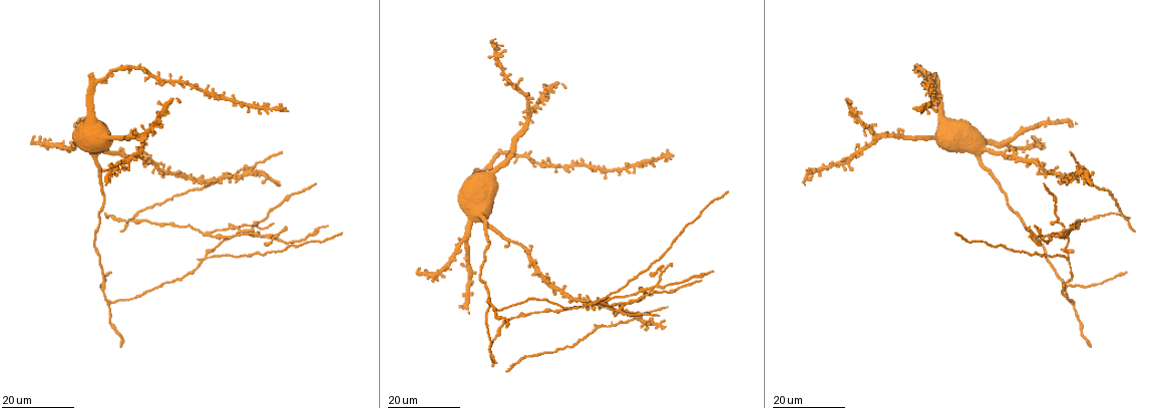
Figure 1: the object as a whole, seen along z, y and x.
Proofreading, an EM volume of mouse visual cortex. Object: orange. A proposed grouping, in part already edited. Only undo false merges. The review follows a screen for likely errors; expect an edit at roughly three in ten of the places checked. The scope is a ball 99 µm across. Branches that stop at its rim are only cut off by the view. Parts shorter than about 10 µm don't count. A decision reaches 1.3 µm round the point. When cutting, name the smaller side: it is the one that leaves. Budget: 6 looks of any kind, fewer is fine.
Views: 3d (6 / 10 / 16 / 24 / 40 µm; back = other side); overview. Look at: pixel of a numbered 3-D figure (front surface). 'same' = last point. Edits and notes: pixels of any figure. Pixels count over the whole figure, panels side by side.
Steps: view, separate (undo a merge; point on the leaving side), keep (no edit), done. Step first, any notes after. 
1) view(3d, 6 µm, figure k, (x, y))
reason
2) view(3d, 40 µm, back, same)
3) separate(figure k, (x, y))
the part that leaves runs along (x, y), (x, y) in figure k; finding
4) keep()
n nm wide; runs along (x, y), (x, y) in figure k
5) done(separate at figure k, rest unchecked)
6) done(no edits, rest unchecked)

view(3d, 24 µm, figure 1, (103, 285))

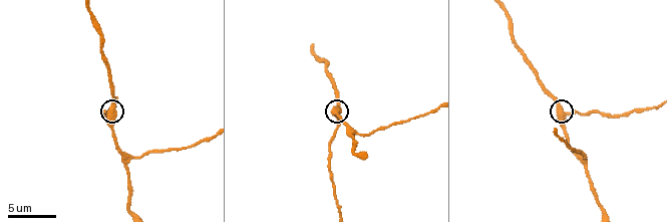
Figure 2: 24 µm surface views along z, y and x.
view(3d, 10 µm, figure 2, (567, 114))

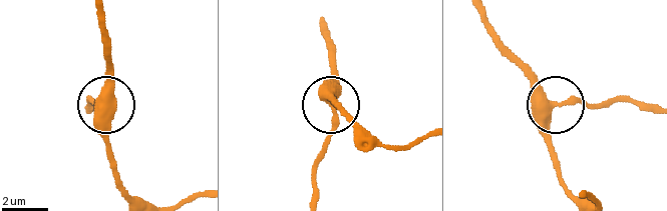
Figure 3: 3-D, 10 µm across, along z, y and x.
keep()
runs along (320, 19), (333, 67), (333, 130), (324, 157) in figure 3; continuous, no second neuron

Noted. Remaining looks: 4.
view(3d, 24 µm, figure 1, (626, 302))
four or more arms meet

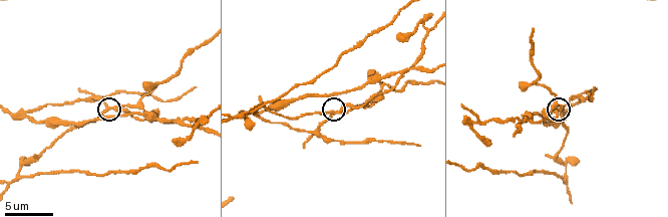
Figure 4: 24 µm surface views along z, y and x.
view(3d, 6 µm, figure 4, (333, 112))

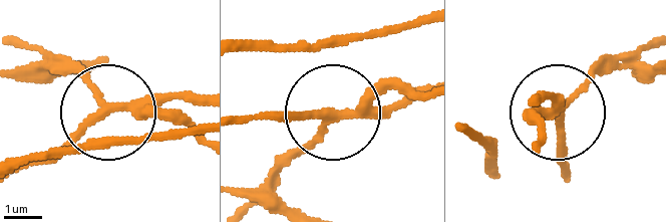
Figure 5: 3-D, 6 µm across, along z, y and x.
separate(figure 5, (170, 120))
4 arms; the part that leaves runs along (121, 108), (76, 76), (19, 73) in figure 5; a second neuron is stuck on

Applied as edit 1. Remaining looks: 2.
view(3d, 10 µm, figure 4, (564, 175))
branch point

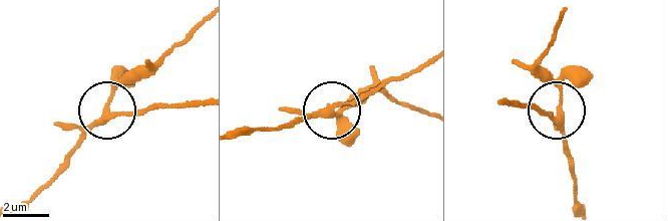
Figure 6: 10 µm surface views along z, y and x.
view(3d, 6 µm, figure 6, (107, 112))

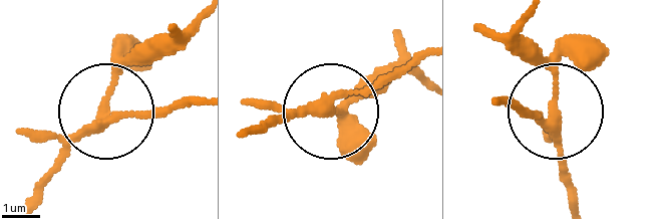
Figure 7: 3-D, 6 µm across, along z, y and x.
separate(figure 7, (31, 131))
the part that leaves runs along (94, 130), (196, 104) in figure 7; two neurons meet here

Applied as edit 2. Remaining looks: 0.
done(separate at figure 5, separate at figure 7, rest unchecked)

